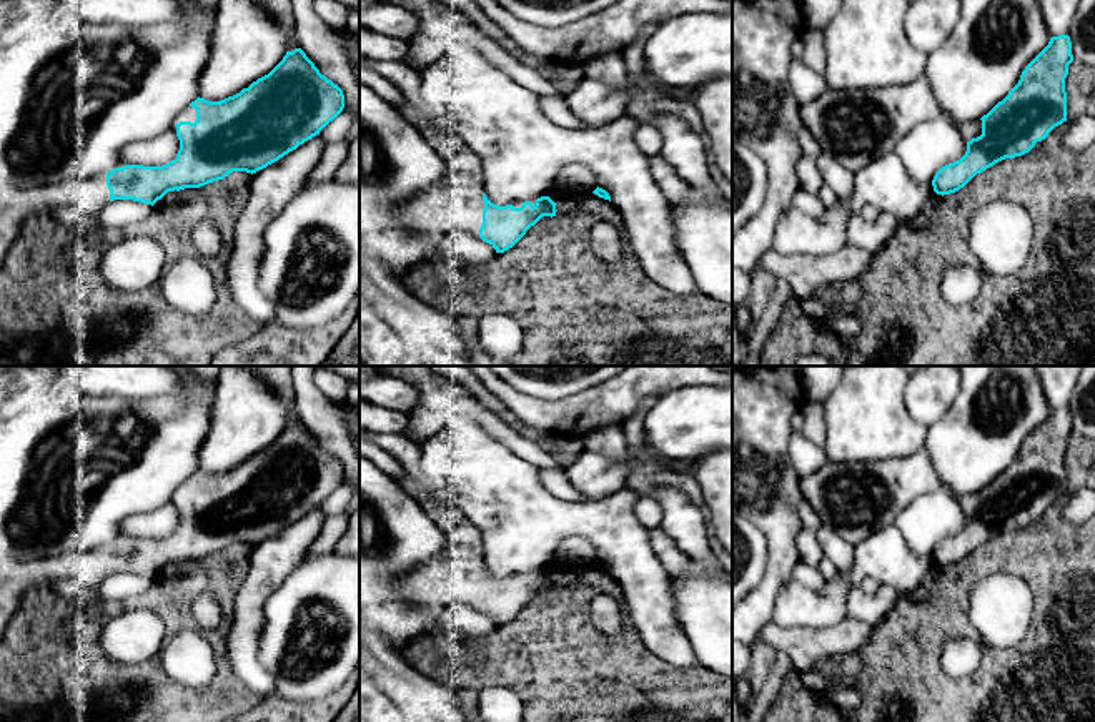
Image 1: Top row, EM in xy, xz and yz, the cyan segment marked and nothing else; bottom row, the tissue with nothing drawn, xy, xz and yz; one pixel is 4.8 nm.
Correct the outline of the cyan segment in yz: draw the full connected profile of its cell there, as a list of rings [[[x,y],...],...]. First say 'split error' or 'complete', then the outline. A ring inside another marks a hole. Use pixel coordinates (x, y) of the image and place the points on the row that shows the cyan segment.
split error | [[[1052,37],[1025,67],[1018,83],[987,115],[974,121],[954,121],[942,113],[967,141],[967,151],[935,173],[934,191],[942,196],[959,191],[977,173],[1005,158],[1028,153],[1067,121],[1065,78],[1072,62],[1070,37]]]

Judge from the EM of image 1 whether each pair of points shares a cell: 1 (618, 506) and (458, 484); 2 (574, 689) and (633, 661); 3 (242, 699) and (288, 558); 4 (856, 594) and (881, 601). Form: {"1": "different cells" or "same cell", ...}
{"1": "same cell", "2": "same cell", "3": "different cells", "4": "same cell"}

